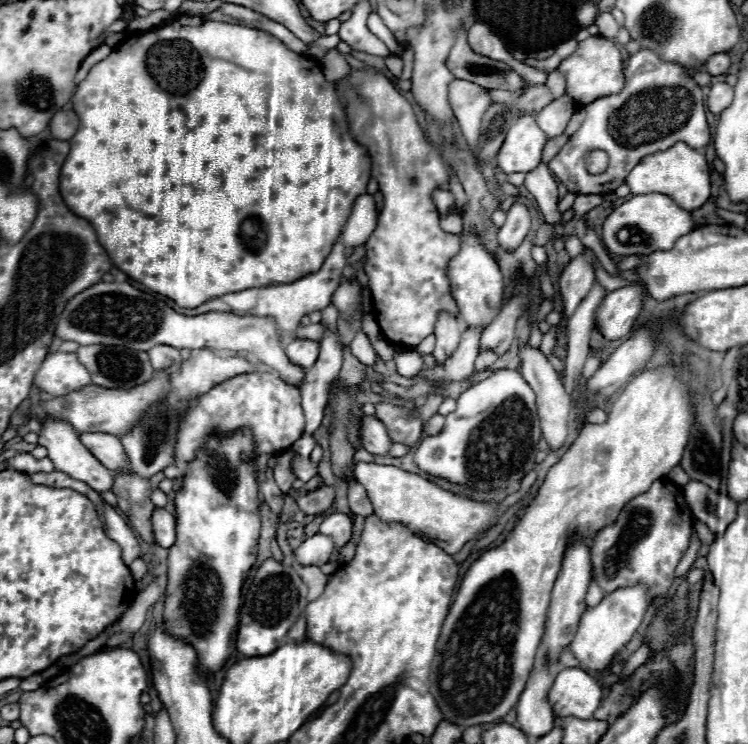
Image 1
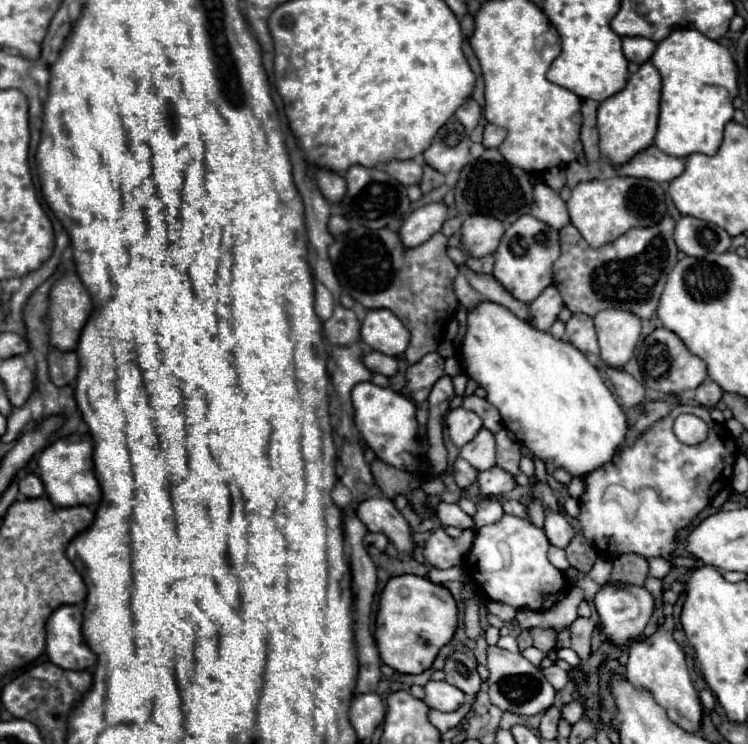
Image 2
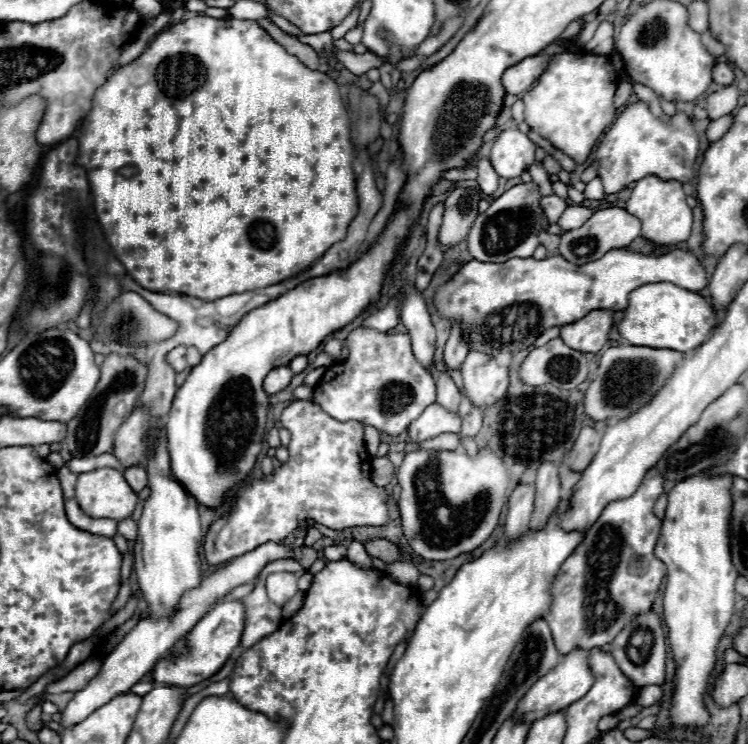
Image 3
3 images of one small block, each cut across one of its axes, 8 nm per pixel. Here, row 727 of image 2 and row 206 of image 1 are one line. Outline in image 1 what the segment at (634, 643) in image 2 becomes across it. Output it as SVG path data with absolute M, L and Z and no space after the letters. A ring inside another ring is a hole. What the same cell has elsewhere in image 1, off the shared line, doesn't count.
M678 142L670 146L664 152L656 152L650 156L644 156L628 174L626 184L630 186L632 194L666 194L678 202L684 210L696 210L710 198L710 174L704 152L692 150L684 142Z

